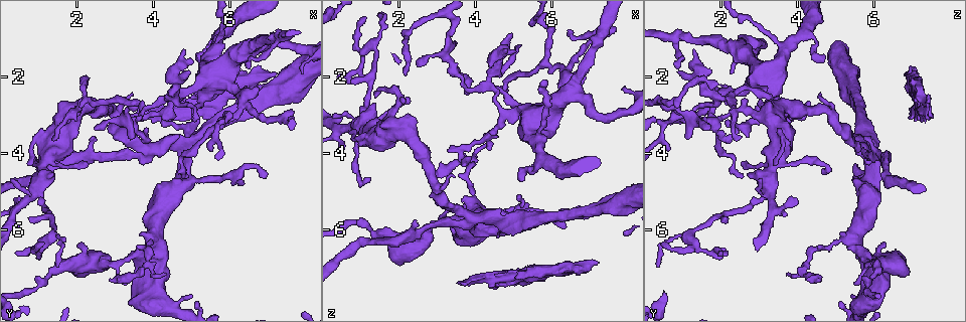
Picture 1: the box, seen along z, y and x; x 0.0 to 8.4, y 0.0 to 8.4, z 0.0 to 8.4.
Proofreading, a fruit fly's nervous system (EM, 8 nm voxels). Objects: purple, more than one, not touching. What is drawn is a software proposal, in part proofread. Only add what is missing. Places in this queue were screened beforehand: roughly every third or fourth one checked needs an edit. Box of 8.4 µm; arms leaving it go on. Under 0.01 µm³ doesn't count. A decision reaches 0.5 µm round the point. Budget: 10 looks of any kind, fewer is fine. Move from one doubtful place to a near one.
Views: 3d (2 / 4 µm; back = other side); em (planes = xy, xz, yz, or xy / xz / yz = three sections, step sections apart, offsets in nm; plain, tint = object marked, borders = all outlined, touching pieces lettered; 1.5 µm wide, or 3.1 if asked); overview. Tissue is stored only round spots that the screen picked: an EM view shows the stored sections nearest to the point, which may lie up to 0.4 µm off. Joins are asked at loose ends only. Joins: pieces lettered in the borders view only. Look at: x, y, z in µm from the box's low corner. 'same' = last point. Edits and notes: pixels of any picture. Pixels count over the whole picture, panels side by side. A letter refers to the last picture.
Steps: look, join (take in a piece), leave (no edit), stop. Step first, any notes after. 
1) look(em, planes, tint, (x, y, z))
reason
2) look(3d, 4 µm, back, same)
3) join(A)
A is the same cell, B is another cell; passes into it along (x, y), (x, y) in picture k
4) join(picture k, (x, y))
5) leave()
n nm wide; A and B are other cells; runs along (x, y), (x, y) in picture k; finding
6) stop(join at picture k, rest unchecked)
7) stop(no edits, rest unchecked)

look(em, planes, borders, (6.85, 2.20, 2.05))
an open end

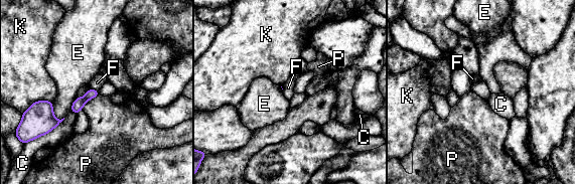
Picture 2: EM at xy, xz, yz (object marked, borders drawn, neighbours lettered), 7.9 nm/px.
leave()
C, E, F, K and P are other cells; border along (90, 87), (98, 90) in picture 2; no lettered piece goes on from it

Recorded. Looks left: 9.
look(em, planes, tint, (5.10, 2.30, 7.25))
branch stops here

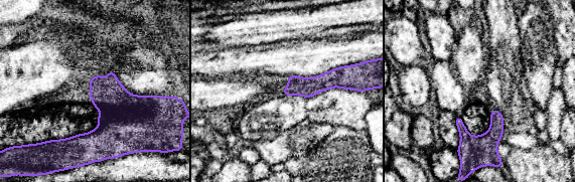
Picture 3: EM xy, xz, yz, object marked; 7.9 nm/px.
look(em, planes, borders, same)
see the neighbours

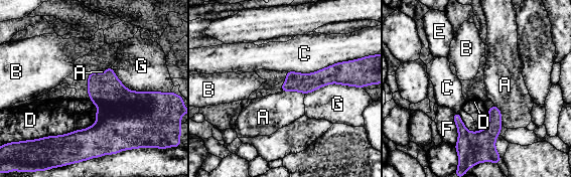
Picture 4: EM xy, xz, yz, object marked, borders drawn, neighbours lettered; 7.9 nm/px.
join(picture 4, (37, 119))
D is the same cell, A, B, C, E, F and G are other cells; passes into it along (42, 154), (62, 135), (37, 119) in picture 4; it goes on there

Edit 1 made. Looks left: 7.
look(overview)
redraw

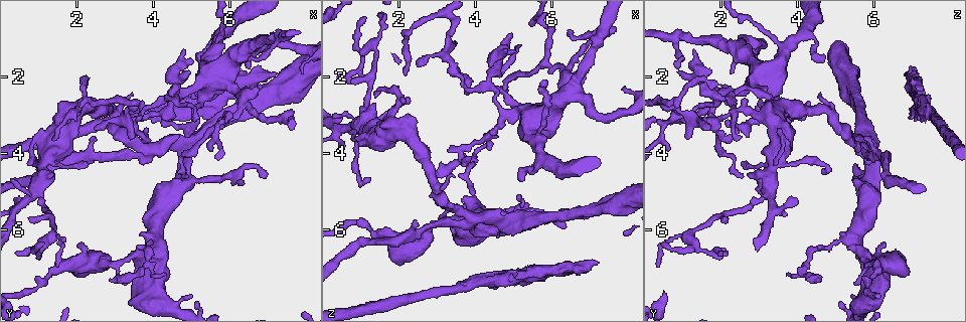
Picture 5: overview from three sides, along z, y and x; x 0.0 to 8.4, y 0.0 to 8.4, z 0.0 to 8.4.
look(em, yz, step 8, tint, (4.35, 7.10, 3.75))
free end

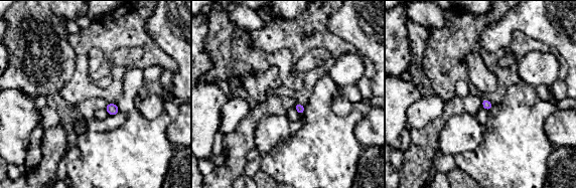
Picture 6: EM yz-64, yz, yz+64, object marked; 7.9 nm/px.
look(em, yz, step 8, borders, same)
see the neighbours

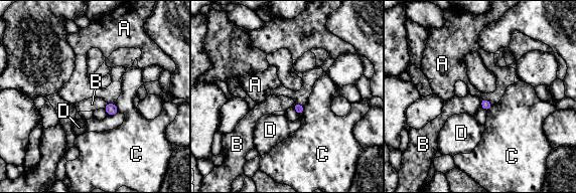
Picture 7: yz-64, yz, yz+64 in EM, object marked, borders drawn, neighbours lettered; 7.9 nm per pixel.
leave()
A touches over 110 nm; A, B, C and D are other cells; border along (481, 98), (491, 105) in picture 7; none of them fits

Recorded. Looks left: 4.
look(em, xz, step 8, tint, (3.50, 3.65, 1.10))
an open end

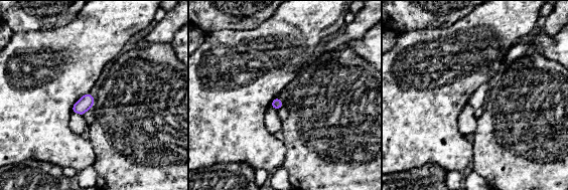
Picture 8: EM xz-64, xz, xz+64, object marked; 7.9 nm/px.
look(em, planes, borders, same)

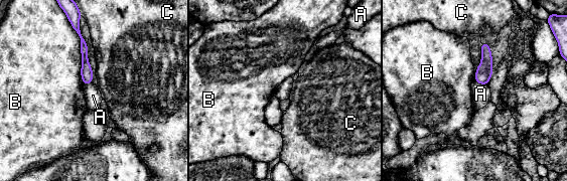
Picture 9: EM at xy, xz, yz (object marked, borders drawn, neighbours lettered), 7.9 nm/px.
leave()
B touches over 500 nm; A, B and C are other cells; runs along (83, 42), (86, 81) in picture 9; no lettered piece goes on from it

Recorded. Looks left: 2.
stop(join at picture 4, rest unchecked)

